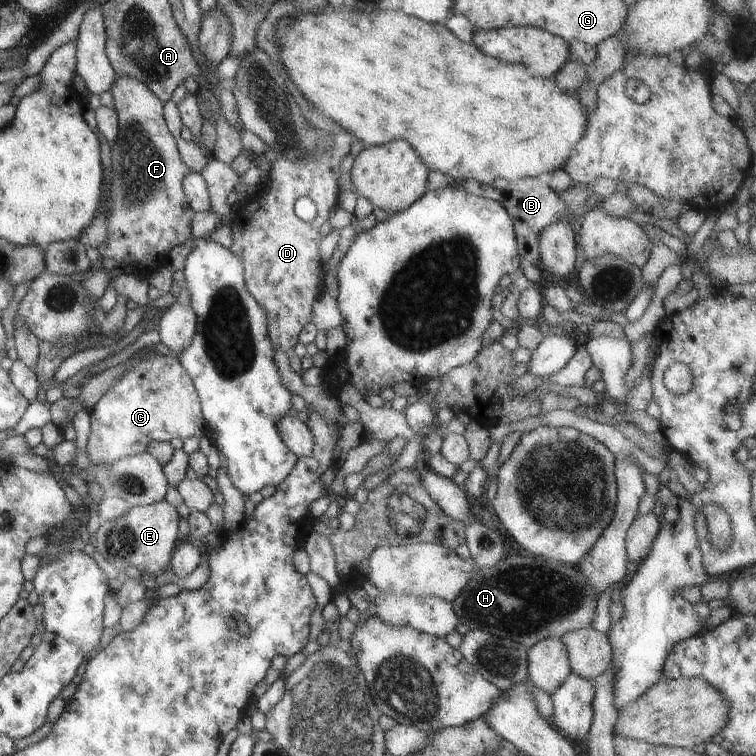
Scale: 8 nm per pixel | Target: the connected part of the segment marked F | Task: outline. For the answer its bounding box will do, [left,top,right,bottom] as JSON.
[96,76,195,279]

